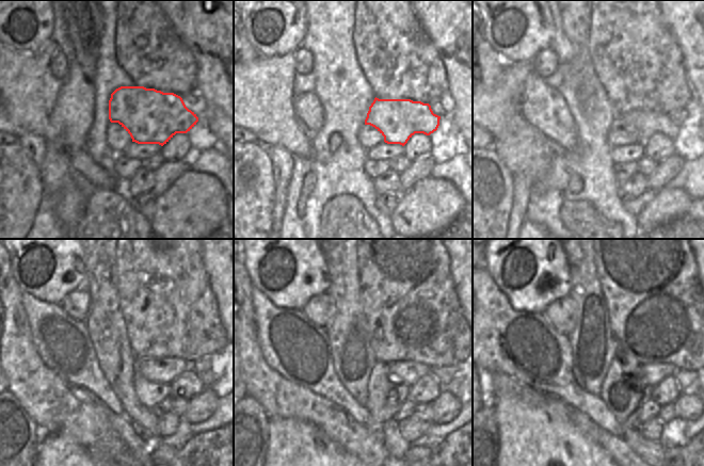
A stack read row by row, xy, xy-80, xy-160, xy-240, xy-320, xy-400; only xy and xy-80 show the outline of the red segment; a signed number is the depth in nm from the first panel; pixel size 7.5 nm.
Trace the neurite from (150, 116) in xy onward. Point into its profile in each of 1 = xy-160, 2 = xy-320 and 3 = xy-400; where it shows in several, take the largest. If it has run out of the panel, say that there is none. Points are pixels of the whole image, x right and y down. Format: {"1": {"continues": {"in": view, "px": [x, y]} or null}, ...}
{"1": {"continues": {"in": "xy-160", "px": [645, 123]}}, "2": {"continues": {"in": "xy-320", "px": [450, 387]}}, "3": {"continues": {"in": "xy-400", "px": [689, 391]}}}

